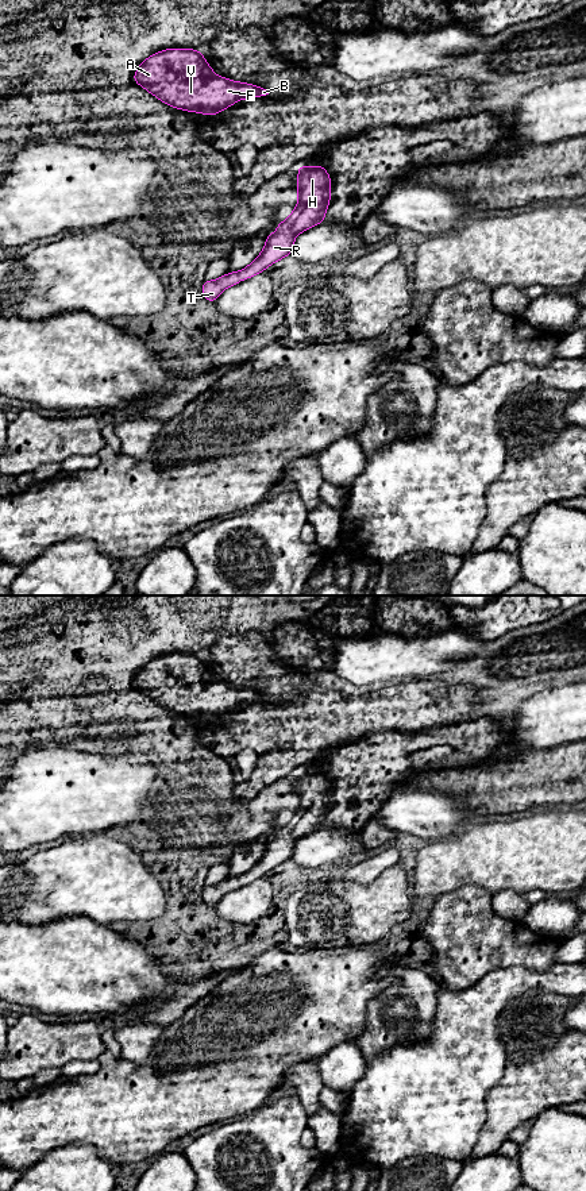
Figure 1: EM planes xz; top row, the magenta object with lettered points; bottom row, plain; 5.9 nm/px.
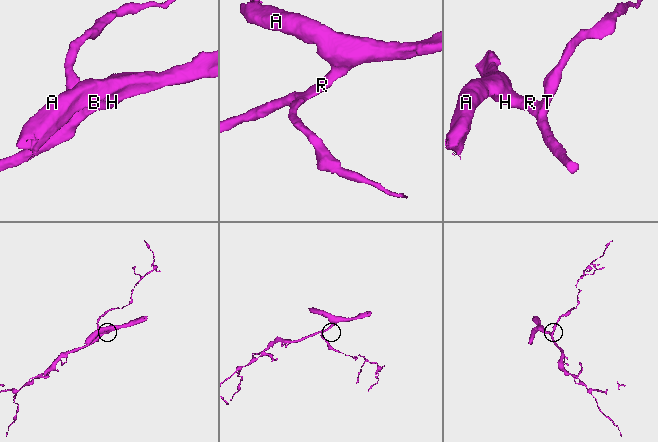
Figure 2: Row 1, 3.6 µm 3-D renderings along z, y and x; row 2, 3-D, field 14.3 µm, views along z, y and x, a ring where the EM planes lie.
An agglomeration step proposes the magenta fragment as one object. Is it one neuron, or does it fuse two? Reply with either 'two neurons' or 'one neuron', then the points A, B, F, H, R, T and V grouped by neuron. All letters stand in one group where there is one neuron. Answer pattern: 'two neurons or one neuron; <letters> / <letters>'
one neuron; A B F H R T V

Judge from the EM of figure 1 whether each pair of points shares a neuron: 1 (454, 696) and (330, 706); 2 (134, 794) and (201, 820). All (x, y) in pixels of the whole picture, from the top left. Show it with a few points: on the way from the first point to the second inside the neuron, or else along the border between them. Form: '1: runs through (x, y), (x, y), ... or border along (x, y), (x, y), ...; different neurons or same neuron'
1: runs through (423, 704), (412, 706), (361, 706); same neuron
2: border along (146, 804), (143, 806); different neurons

